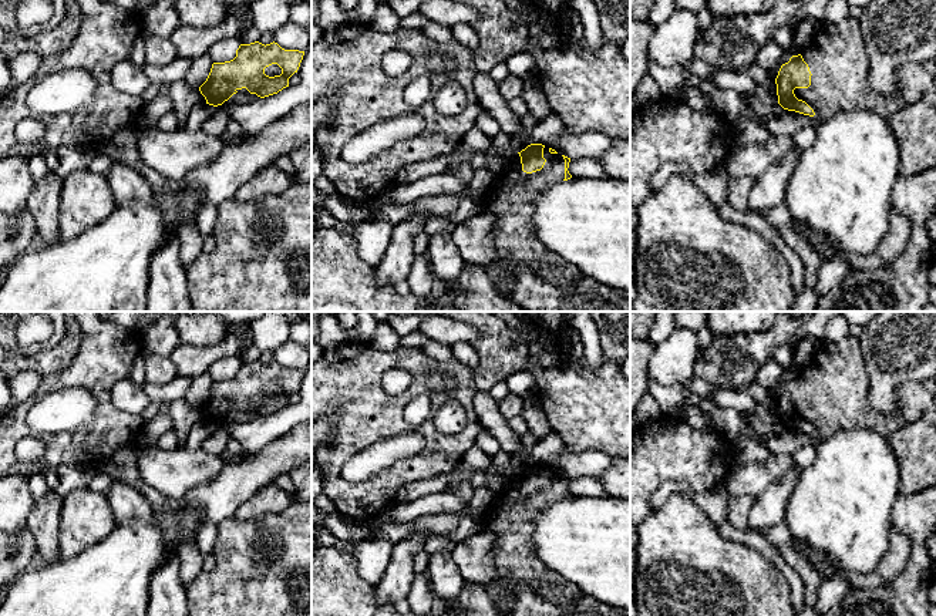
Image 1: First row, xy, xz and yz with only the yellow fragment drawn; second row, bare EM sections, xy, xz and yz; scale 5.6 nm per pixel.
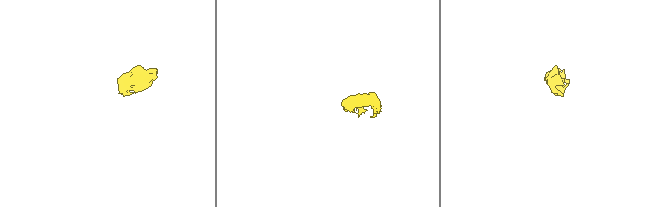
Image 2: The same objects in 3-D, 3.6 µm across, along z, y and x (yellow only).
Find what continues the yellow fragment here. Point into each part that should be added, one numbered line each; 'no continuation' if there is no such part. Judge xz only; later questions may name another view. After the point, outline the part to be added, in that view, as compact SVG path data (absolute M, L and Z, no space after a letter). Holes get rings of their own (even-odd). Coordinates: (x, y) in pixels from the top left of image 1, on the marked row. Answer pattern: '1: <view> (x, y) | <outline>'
1: xz (512, 201) | M545 147L543 158L546 162L541 171L526 174L519 154L515 154L496 186L485 196L485 211L496 216L496 257L485 272L496 293L505 299L511 296L515 267L532 267L545 282L563 287L583 276L559 255L548 252L535 233L532 216L536 201L546 188L565 179L562 154L551 154Z

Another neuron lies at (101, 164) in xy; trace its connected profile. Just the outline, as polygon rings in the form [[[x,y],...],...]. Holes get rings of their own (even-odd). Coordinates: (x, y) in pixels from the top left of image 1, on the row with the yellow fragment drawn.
[[[97,154],[97,156],[94,158],[94,161],[91,162],[88,169],[95,172],[95,174],[107,175],[112,162],[114,161],[111,158],[101,155],[101,154]]]

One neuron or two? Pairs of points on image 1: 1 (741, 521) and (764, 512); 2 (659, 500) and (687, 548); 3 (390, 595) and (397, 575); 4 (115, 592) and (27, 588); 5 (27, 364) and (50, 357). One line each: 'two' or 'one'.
1: two
2: two
3: one
4: one
5: one

